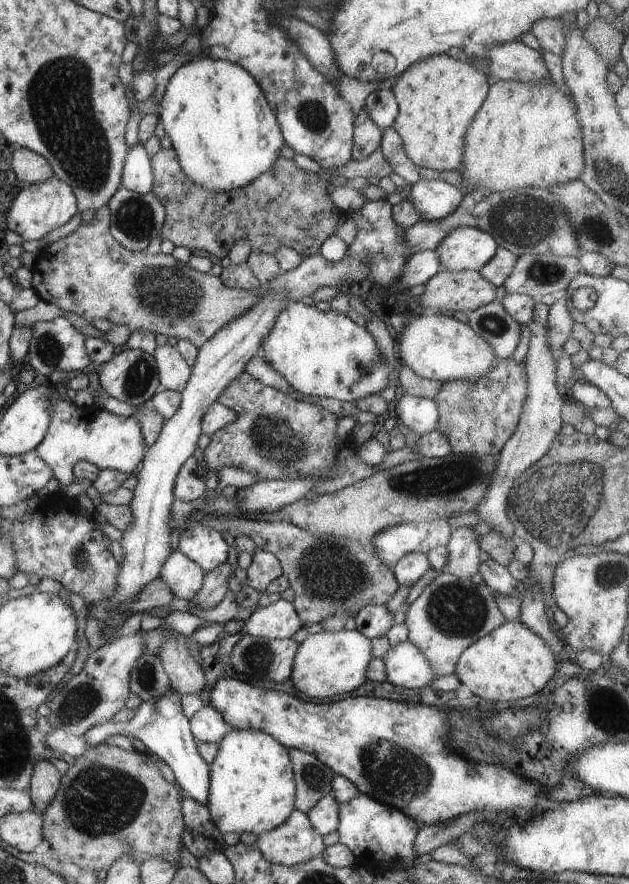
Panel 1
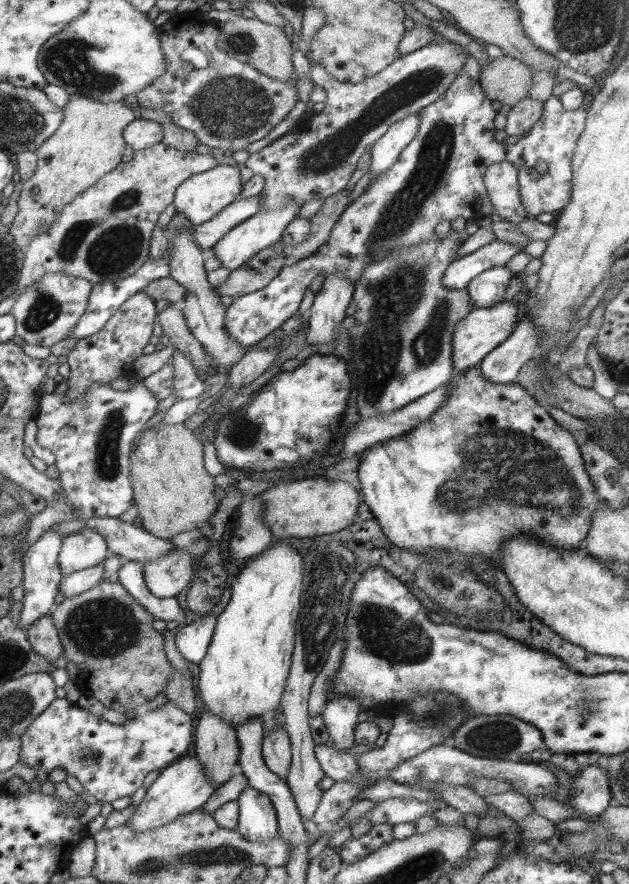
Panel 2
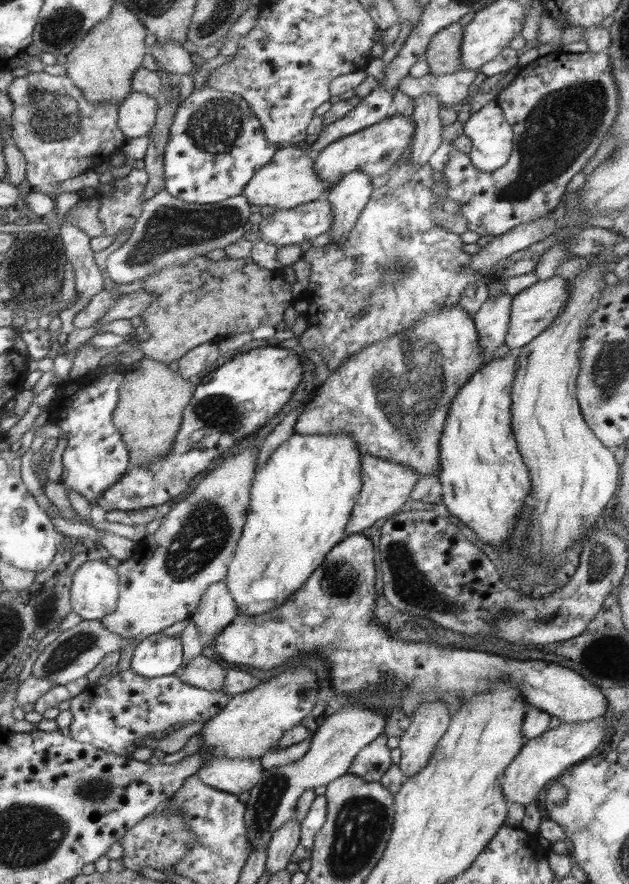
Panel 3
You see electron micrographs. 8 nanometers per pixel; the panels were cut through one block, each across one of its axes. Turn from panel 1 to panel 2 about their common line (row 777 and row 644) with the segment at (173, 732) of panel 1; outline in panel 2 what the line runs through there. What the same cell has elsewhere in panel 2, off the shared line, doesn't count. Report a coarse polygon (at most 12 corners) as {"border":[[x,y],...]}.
{"border":[[208,613],[174,631],[187,664],[202,663],[216,617]]}

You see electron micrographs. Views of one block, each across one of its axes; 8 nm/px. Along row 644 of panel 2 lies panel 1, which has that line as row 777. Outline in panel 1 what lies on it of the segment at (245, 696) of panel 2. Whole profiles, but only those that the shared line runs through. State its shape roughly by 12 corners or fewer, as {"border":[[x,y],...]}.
{"border":[[233,729],[209,765],[218,831],[268,832],[295,810],[289,749]]}

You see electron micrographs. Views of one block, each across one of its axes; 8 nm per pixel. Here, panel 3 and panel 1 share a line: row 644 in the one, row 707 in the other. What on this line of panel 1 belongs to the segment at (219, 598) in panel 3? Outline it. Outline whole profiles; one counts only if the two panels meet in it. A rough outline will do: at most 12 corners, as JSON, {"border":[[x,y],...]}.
{"border":[[210,703],[189,718],[194,739],[217,744],[233,730]]}

